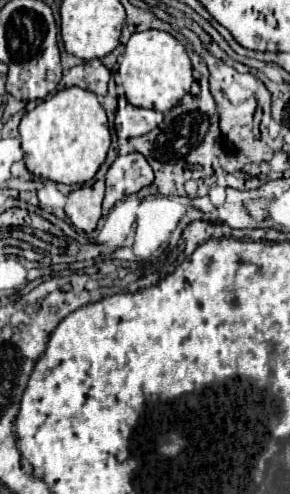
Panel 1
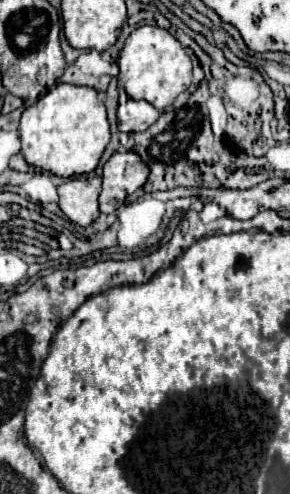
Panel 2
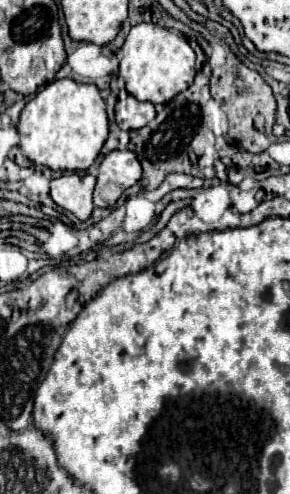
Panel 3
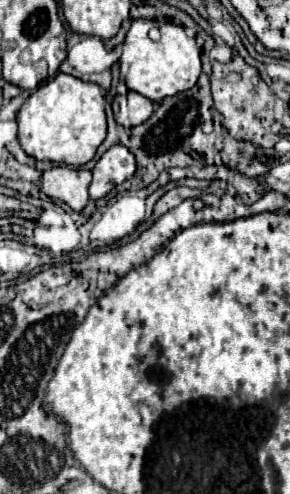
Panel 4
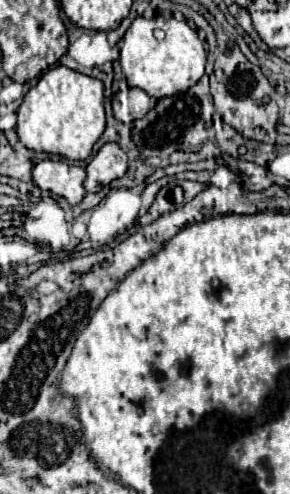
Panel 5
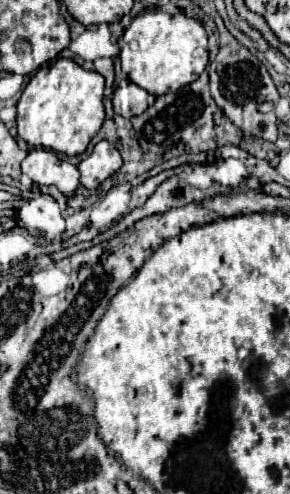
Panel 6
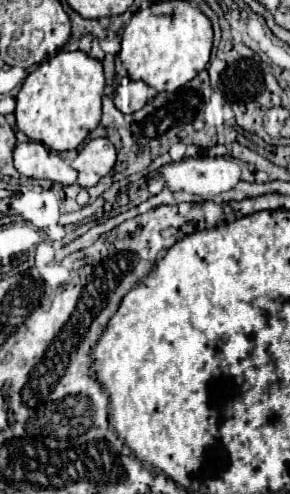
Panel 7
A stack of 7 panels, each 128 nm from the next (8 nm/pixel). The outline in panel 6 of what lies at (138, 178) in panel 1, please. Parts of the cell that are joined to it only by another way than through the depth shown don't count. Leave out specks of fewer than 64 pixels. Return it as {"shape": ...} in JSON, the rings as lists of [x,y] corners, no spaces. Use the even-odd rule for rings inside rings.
{"shape":[[[102,140],[94,146],[92,154],[78,164],[80,184],[84,188],[98,188],[106,178],[116,174],[122,168],[122,156],[114,144]]]}

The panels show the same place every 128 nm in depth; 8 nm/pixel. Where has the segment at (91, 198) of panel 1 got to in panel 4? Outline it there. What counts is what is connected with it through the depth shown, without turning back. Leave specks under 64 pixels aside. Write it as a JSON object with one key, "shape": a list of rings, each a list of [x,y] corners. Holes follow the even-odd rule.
{"shape":[[[58,164],[42,174],[42,192],[52,200],[68,204],[74,212],[82,212],[88,204],[88,186],[92,182],[92,172],[86,168]]]}

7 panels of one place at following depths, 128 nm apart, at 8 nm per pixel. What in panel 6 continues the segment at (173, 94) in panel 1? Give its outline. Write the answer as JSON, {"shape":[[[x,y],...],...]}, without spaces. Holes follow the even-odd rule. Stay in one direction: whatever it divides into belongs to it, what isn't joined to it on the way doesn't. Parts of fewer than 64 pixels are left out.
{"shape":[[[154,10],[142,12],[132,20],[126,32],[120,38],[120,60],[122,70],[128,78],[140,88],[148,90],[154,96],[176,92],[186,84],[192,84],[208,64],[208,36],[196,18],[188,18],[178,12],[174,16]]]}

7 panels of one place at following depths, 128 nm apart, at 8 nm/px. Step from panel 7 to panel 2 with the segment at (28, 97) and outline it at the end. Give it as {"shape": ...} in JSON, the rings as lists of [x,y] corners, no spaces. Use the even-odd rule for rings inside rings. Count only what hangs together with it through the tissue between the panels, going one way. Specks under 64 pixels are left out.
{"shape":[[[58,84],[34,106],[22,112],[20,140],[26,162],[36,168],[62,178],[90,174],[96,170],[102,152],[110,142],[110,126],[106,120],[104,102],[98,98],[94,88]]]}

